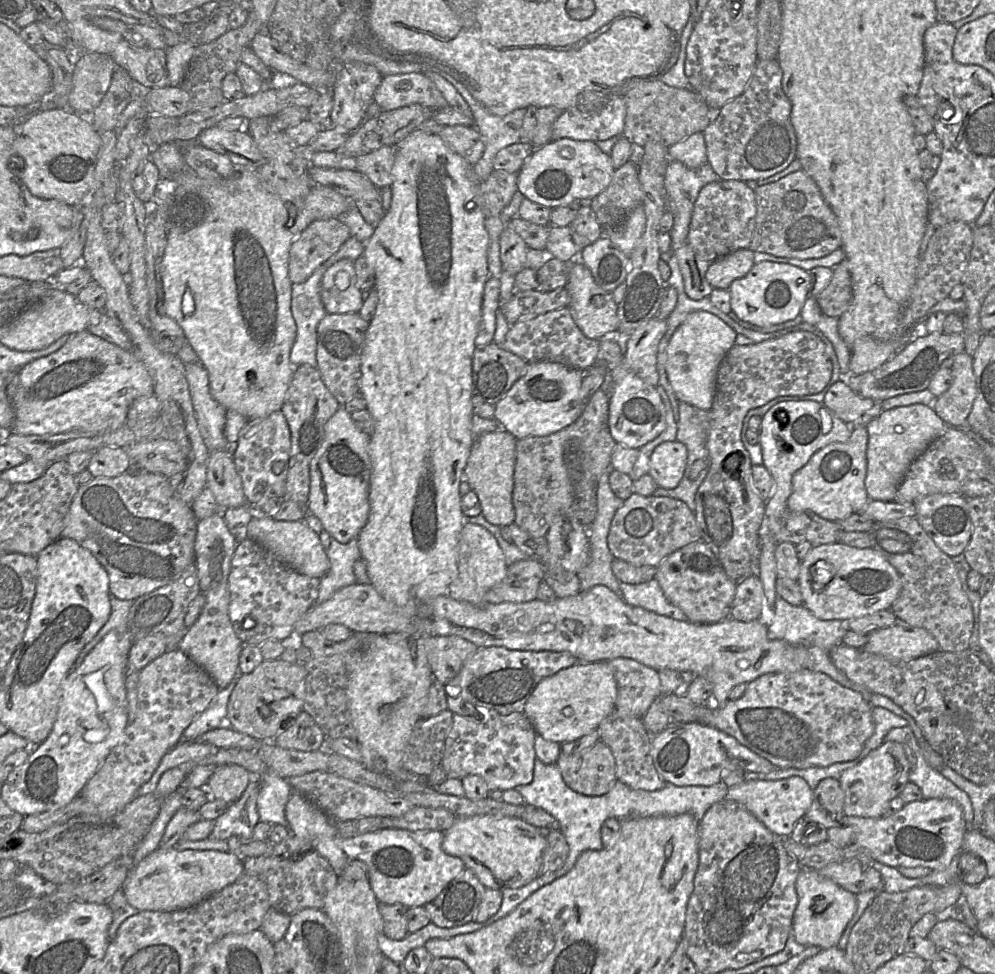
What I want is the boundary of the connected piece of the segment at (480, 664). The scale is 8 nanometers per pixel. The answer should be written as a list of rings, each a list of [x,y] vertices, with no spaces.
[[[480,647],[463,664],[460,672],[445,685],[448,709],[467,716],[465,704],[495,710],[501,715],[522,712],[538,683],[579,660],[570,652],[510,650],[505,647]]]

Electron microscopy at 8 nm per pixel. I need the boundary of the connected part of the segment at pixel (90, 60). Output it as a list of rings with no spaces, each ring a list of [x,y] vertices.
[[[84,53],[74,64],[67,108],[81,116],[91,114],[110,87],[116,67],[109,55]]]

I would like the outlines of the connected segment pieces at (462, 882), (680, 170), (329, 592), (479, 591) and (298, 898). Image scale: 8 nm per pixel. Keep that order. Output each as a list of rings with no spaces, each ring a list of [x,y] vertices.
[[[465,868],[460,875],[443,888],[434,900],[424,906],[429,915],[430,922],[438,927],[453,928],[473,921],[485,890],[486,887],[479,881],[476,875],[471,870]]]
[[[671,160],[665,174],[665,189],[666,189],[666,211],[671,212],[674,218],[674,224],[671,229],[671,252],[676,251],[686,243],[689,225],[691,221],[694,203],[698,197],[700,190],[707,184],[723,180],[712,169],[707,162],[698,168],[689,168],[683,163]]]
[[[357,537],[345,544],[332,538],[326,551],[330,568],[321,578],[315,604],[328,600],[339,589],[356,583],[353,567],[360,557]]]
[[[466,522],[459,536],[458,573],[449,586],[448,595],[455,600],[483,605],[486,592],[505,578],[507,568],[508,563],[493,534],[483,526]]]
[[[315,851],[298,858],[256,856],[243,860],[244,872],[265,882],[270,908],[292,915],[306,908],[322,909],[329,891],[337,884],[338,876],[329,862]]]

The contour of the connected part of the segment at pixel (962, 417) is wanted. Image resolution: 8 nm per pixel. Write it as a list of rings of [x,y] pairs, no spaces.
[[[965,351],[956,354],[951,367],[952,384],[935,399],[934,411],[951,427],[966,427],[977,394],[973,357]]]

